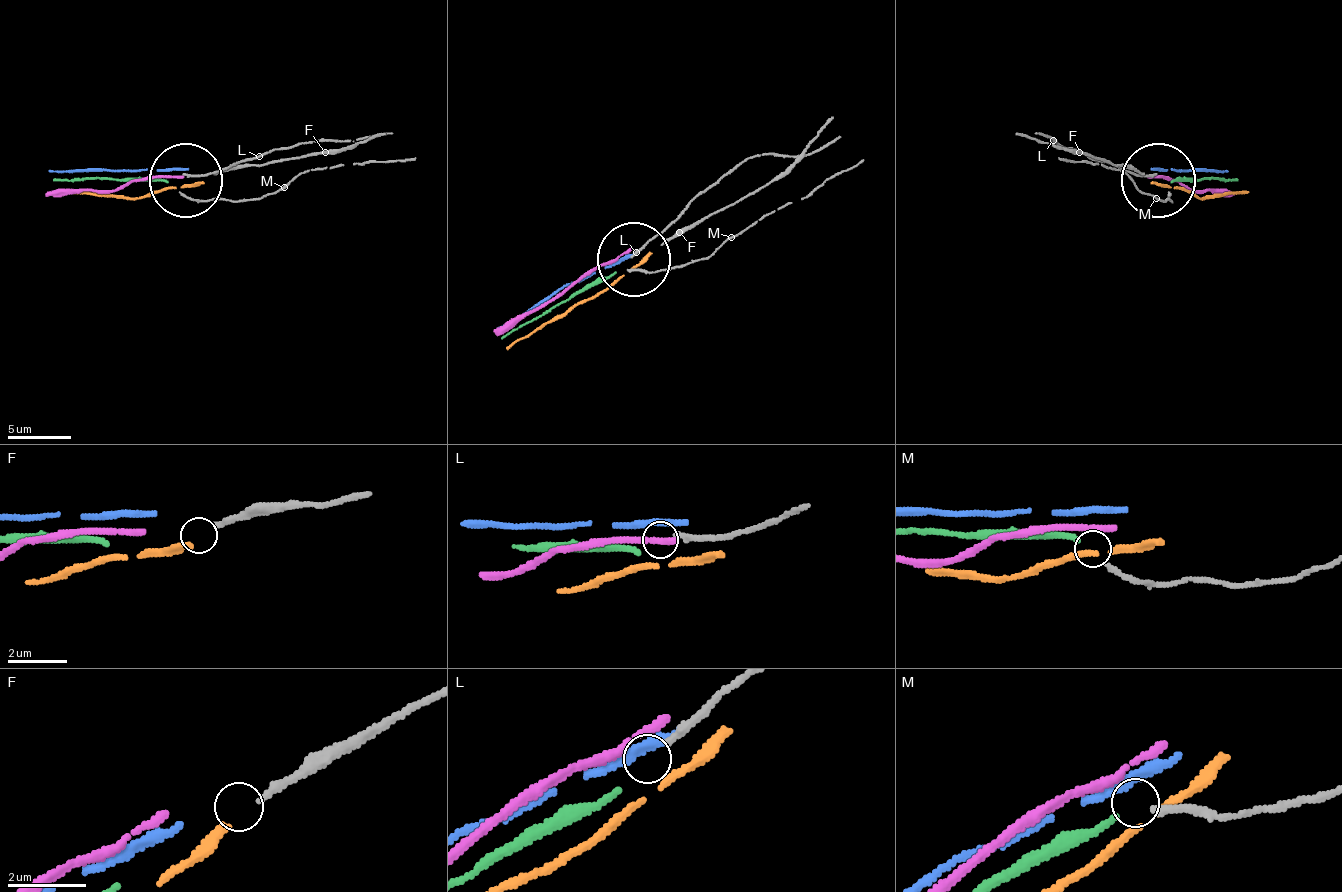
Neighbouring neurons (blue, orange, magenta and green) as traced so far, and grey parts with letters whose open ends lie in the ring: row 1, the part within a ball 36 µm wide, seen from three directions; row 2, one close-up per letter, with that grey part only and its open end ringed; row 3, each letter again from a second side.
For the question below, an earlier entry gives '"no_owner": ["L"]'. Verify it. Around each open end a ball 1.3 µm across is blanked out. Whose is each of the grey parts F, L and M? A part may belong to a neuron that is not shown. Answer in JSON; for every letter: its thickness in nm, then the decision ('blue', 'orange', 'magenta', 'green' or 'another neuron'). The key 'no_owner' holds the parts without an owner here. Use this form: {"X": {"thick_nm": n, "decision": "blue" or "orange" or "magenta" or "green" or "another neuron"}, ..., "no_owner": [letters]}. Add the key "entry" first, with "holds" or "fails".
{"entry": "fails", "F": {"thick_nm": 170, "decision": "another neuron"}, "L": {"thick_nm": 180, "decision": "another neuron"}, "M": {"thick_nm": 180, "decision": "green"}, "no_owner": ["F", "L"]}

